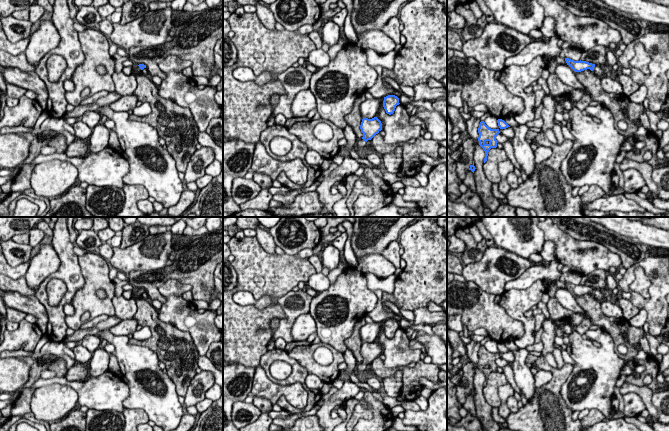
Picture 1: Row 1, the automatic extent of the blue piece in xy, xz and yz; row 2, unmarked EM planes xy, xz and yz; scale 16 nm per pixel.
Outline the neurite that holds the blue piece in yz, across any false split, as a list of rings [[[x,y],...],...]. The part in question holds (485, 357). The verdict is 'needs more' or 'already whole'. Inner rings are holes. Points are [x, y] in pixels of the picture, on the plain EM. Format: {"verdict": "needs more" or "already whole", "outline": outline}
{"verdict": "already whole", "outline": [[[481,345],[478,352],[478,365],[479,369],[485,375],[484,387],[487,385],[488,376],[491,372],[497,371],[496,360],[500,357],[499,353],[489,352],[484,345]]]}

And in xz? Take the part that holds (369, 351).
{"verdict": "needs more", "outline": [[[377,341],[372,343],[363,342],[360,353],[363,357],[363,361],[361,363],[357,363],[355,368],[355,375],[361,379],[361,377],[366,372],[367,365],[371,364],[382,354],[382,347]]]}

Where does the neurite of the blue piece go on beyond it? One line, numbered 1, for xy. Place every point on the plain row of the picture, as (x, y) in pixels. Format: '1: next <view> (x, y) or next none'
1: next xy (136, 293)

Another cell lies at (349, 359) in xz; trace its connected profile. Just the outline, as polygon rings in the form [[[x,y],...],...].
[[[347,349],[346,351],[343,352],[343,356],[344,356],[344,362],[347,364],[347,368],[345,369],[346,370],[345,372],[340,371],[337,379],[344,382],[346,380],[350,380],[349,373],[352,370],[355,370],[357,361],[356,361],[353,353],[349,349]]]

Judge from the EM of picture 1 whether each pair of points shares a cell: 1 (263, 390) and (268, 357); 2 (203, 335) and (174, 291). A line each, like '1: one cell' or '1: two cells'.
1: two cells
2: one cell

